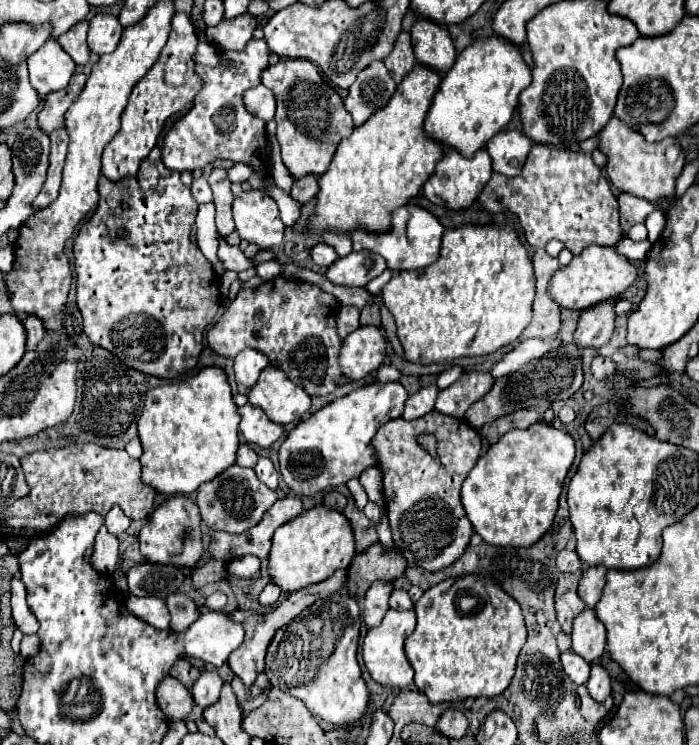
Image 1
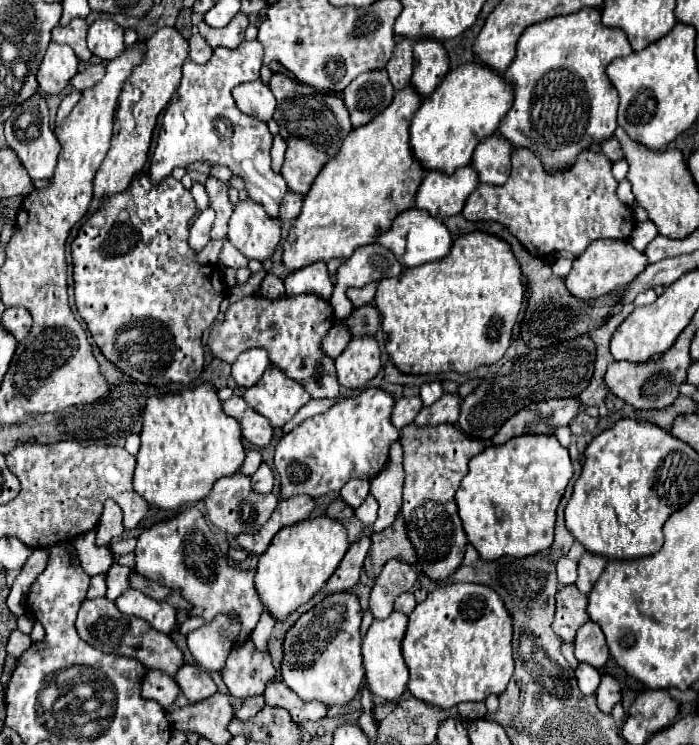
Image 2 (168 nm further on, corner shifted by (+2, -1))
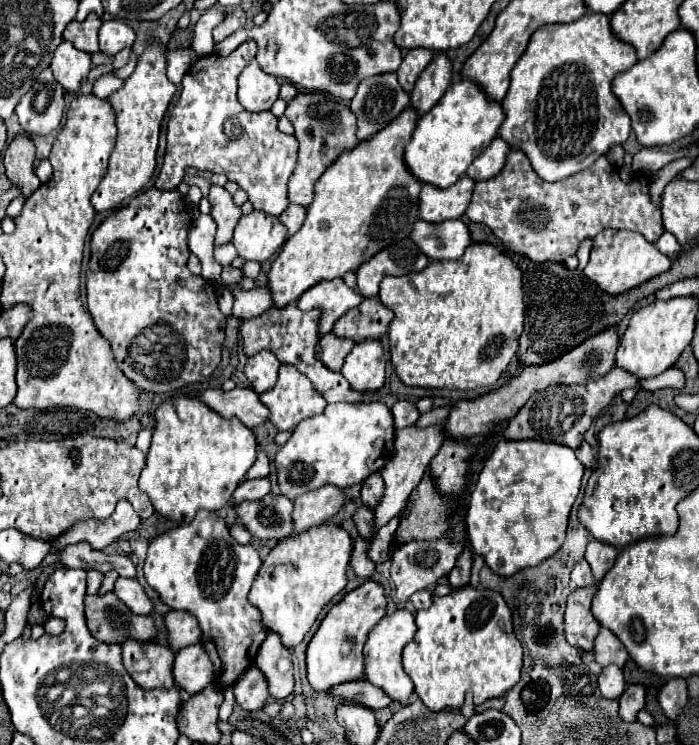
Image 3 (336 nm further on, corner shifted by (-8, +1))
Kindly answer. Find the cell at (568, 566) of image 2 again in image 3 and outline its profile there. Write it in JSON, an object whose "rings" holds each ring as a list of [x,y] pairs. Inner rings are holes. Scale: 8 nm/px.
{"rings":[[[579,560],[575,566],[573,566],[573,572],[571,572],[571,582],[573,586],[593,586],[595,584],[595,578],[591,574],[591,568],[587,566],[585,560]]]}

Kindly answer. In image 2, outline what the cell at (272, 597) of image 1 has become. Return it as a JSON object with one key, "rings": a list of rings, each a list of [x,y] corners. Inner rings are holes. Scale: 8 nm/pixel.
{"rings":[[[263,612],[259,624],[255,626],[255,630],[251,634],[251,640],[253,640],[255,648],[259,652],[263,652],[263,654],[269,654],[269,636],[273,632],[273,626],[275,626],[275,620],[271,618],[271,614],[269,612]]]}

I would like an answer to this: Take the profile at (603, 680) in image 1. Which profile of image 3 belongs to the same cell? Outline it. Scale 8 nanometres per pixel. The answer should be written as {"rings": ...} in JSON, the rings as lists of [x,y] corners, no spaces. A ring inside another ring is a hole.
{"rings":[[[629,684],[619,698],[619,716],[625,722],[633,722],[637,712],[643,708],[643,704],[645,704],[645,688],[637,684]]]}

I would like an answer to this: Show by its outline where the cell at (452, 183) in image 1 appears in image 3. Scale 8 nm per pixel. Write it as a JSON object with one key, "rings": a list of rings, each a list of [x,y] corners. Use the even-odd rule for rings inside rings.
{"rings":[[[461,176],[449,188],[437,188],[423,184],[419,194],[419,216],[427,222],[445,222],[461,218],[471,202],[475,182],[469,176]]]}

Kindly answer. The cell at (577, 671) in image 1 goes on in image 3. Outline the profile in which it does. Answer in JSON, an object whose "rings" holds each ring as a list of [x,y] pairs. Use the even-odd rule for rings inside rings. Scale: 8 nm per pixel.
{"rings":[[[605,666],[601,670],[601,674],[597,676],[597,684],[599,684],[599,690],[605,698],[617,700],[625,690],[625,680],[623,680],[621,668],[619,666]]]}

